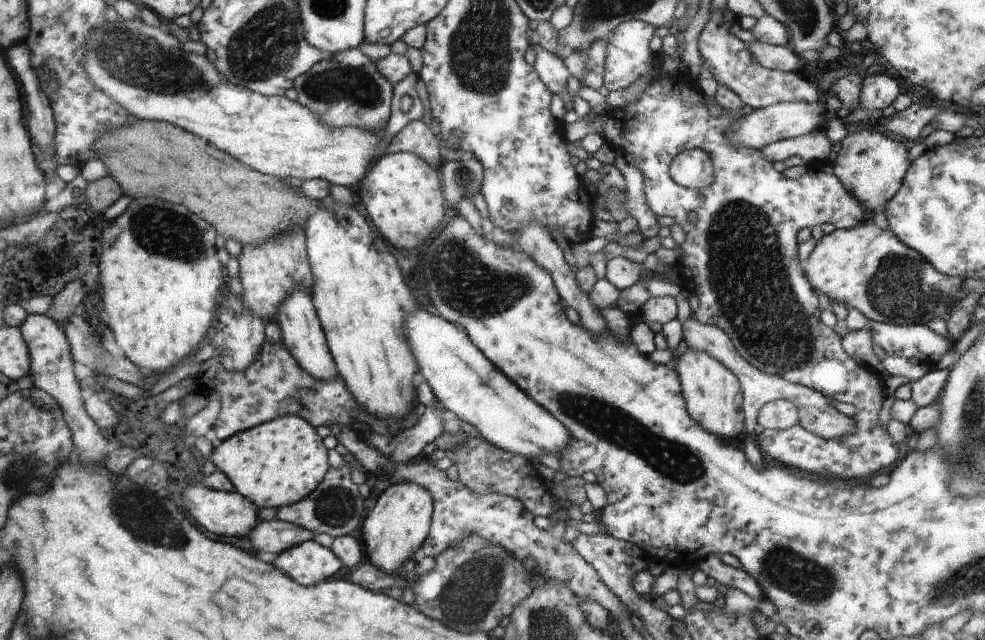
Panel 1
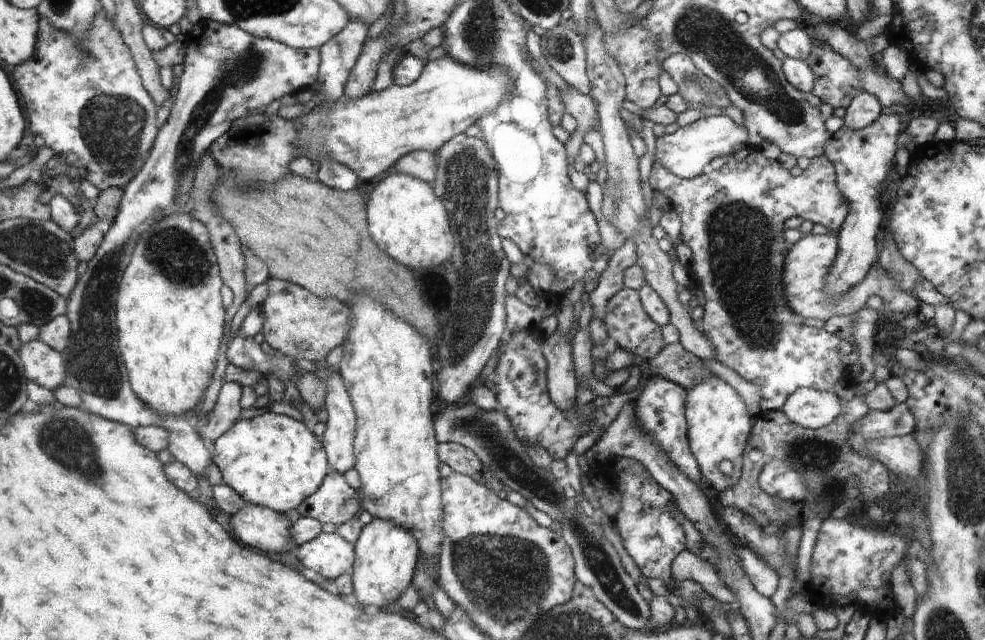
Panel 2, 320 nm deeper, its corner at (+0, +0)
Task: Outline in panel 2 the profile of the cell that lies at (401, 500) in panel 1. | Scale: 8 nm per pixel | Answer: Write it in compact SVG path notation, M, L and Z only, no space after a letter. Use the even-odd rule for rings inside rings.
M373 520L361 529L358 541L354 544L355 560L352 581L354 596L366 606L384 608L392 604L411 586L414 572L418 566L420 546L410 530L390 522L390 520Z

